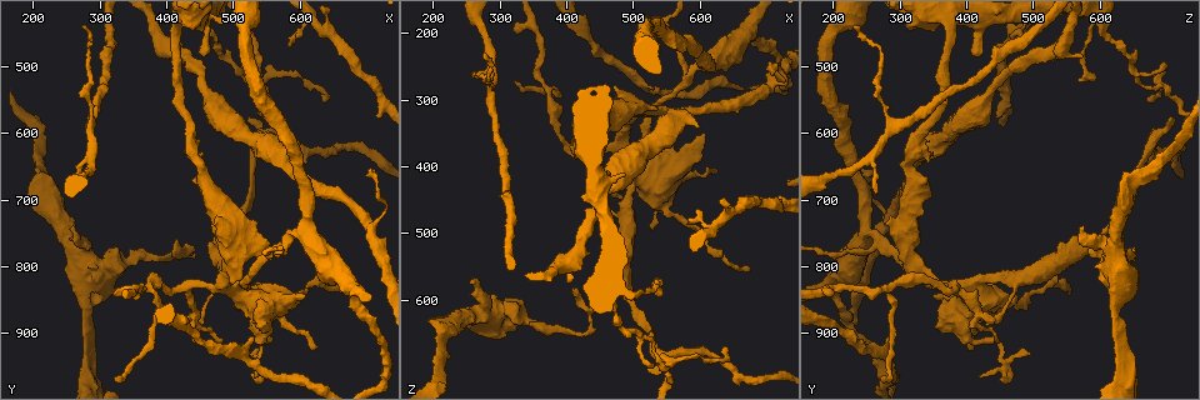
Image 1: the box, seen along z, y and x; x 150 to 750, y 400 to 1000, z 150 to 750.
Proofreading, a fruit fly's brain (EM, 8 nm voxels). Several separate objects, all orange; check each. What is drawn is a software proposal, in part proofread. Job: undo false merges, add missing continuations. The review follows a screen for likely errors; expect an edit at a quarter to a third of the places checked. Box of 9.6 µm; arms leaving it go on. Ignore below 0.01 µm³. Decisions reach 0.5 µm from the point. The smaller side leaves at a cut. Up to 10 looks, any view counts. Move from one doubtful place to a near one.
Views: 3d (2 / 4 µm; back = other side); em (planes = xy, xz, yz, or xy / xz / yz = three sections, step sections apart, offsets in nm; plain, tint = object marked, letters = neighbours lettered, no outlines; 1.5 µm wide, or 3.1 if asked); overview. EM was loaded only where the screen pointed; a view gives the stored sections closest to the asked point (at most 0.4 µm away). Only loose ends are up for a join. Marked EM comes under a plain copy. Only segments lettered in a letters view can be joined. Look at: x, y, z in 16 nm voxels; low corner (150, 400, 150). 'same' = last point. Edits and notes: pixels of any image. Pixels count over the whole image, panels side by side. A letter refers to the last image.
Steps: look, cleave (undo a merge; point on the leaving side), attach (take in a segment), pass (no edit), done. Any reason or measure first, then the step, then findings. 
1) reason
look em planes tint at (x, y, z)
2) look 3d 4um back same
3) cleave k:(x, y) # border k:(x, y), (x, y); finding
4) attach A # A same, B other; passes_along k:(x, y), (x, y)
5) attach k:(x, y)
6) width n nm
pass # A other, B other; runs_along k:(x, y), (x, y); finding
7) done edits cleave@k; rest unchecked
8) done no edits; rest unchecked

calibre changes
look 3d 2um at (270, 765, 595)

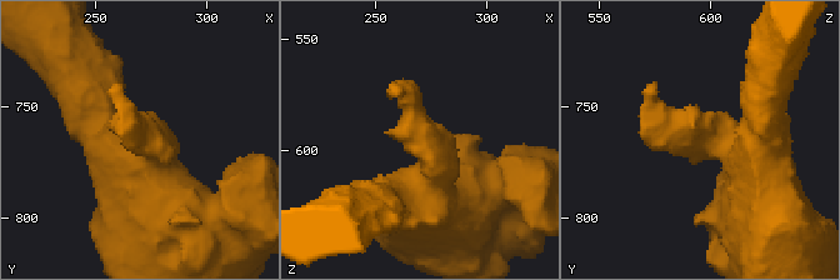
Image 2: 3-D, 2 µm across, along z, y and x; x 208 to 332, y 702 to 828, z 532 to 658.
look em planes letters at (271, 761, 595)

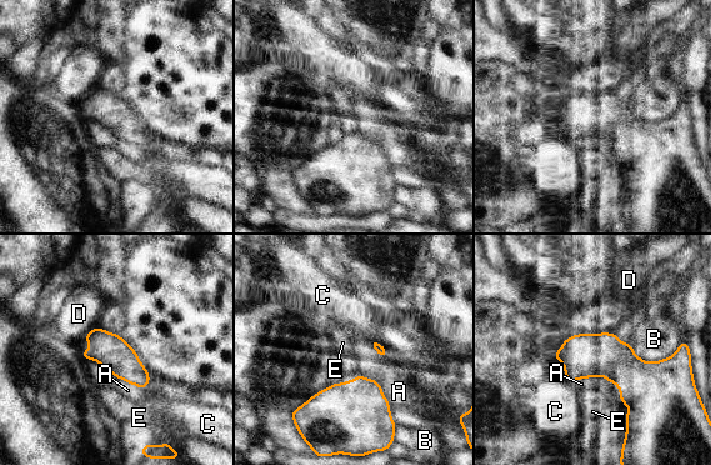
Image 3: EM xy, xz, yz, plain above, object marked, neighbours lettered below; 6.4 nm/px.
pass # A other, B other, C other, D other, E other; border 3:(360, 374), (379, 384), (390, 405); all the same neuron

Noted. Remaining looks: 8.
free end
look 3d 4um at (535, 970, 415)

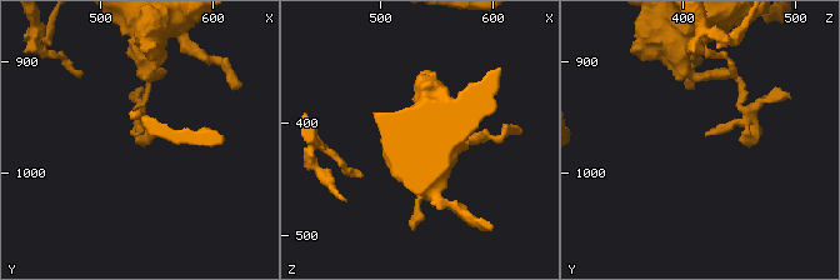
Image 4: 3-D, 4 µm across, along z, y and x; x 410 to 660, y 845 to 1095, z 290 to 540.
look em planes letters at (534, 966, 418)

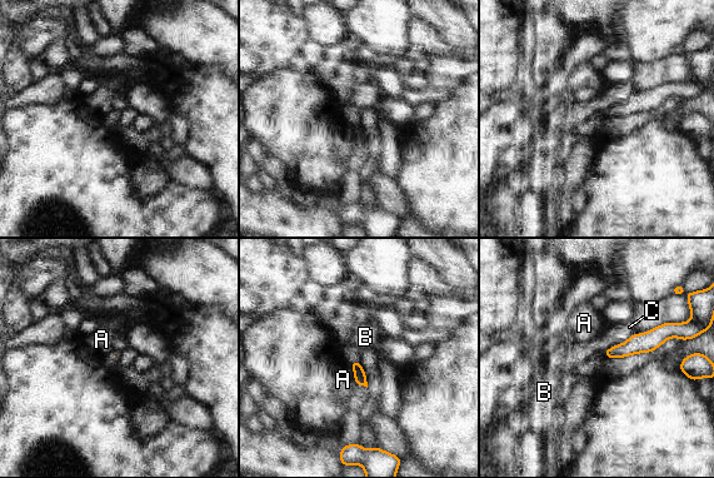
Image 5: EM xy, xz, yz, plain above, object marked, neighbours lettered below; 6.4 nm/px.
pass # A other, B other, C other; runs_along 5:(669, 332), (608, 353); no lettered segment goes on from it

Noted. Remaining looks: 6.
free end
look 3d 4um at (705, 660, 260)

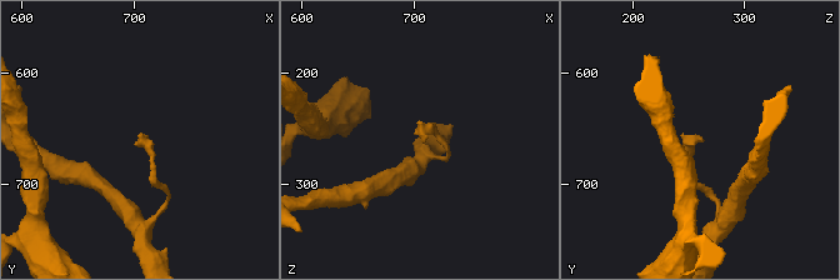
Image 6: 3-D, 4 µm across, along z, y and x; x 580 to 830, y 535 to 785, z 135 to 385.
now the EM
look em xy step 8 letters at (708, 660, 260)

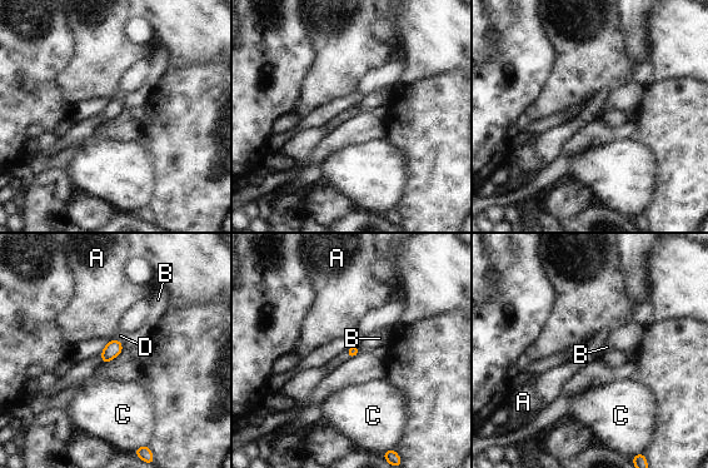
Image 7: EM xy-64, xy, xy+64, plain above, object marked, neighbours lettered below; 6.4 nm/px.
pass # A other, B other, C other, D other; border 7:(357, 345), (359, 352); none of them fits

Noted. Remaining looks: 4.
an open end
look 3d 4um at (275, 435, 230)

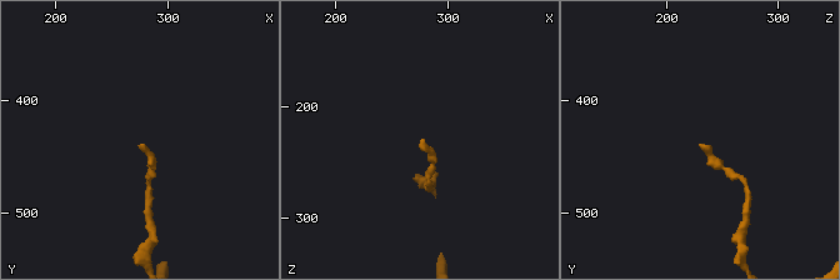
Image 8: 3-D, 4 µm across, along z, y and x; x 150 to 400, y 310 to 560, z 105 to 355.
need the tissue
look em planes letters at (278, 436, 228)

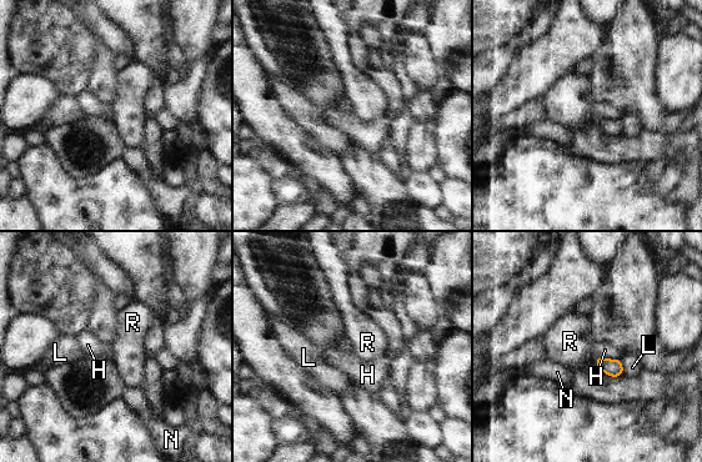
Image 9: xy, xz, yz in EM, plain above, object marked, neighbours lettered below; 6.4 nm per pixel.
pass # H other, L other, N other, R other; border 9:(598, 356), (595, 363); none of them fits

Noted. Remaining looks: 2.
done no edits; rest unchecked

